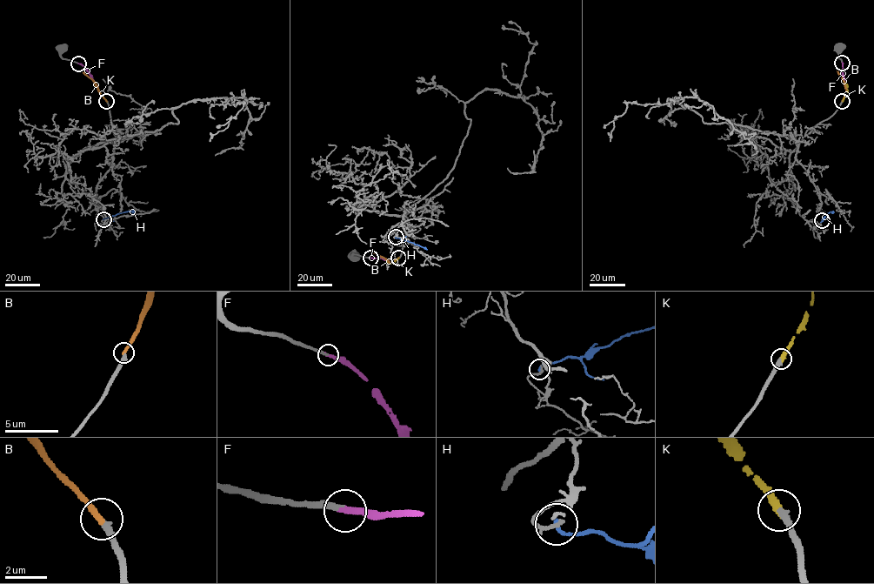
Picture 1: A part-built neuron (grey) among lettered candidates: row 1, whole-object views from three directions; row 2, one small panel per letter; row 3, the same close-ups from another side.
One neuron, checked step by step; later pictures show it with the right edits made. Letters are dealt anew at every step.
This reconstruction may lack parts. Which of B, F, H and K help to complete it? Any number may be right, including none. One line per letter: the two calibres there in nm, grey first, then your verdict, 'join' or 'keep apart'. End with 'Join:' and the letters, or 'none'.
B: 320/300 nm | keep apart
F: 280/360 nm | join
H: 200/180 nm | keep apart
K: 340/360 nm | join
Join: F, K

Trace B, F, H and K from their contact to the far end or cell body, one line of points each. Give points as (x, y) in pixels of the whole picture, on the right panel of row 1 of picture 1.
B: (842, 100), (846, 90), (844, 82), (837, 70)
F: (842, 63), (844, 81)
H: (821, 220), (827, 213), (834, 212)
K: (842, 101), (847, 91), (846, 83)

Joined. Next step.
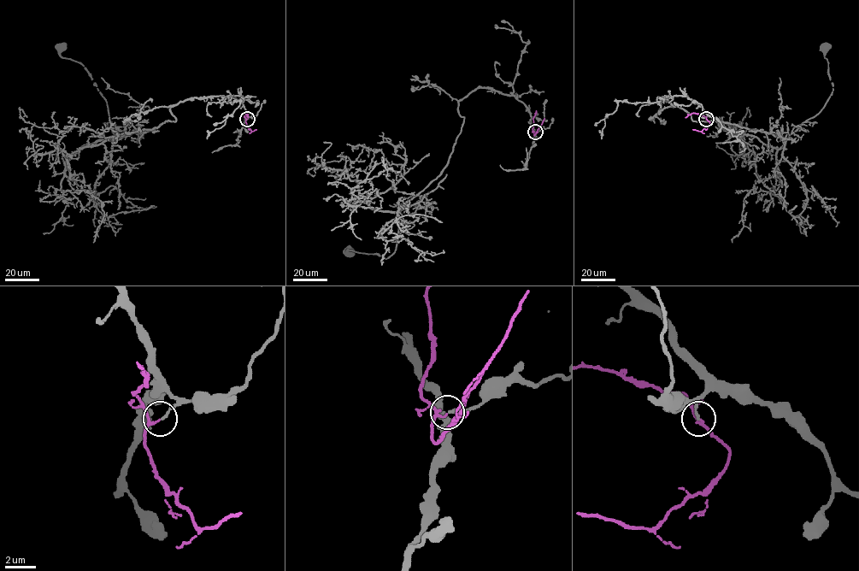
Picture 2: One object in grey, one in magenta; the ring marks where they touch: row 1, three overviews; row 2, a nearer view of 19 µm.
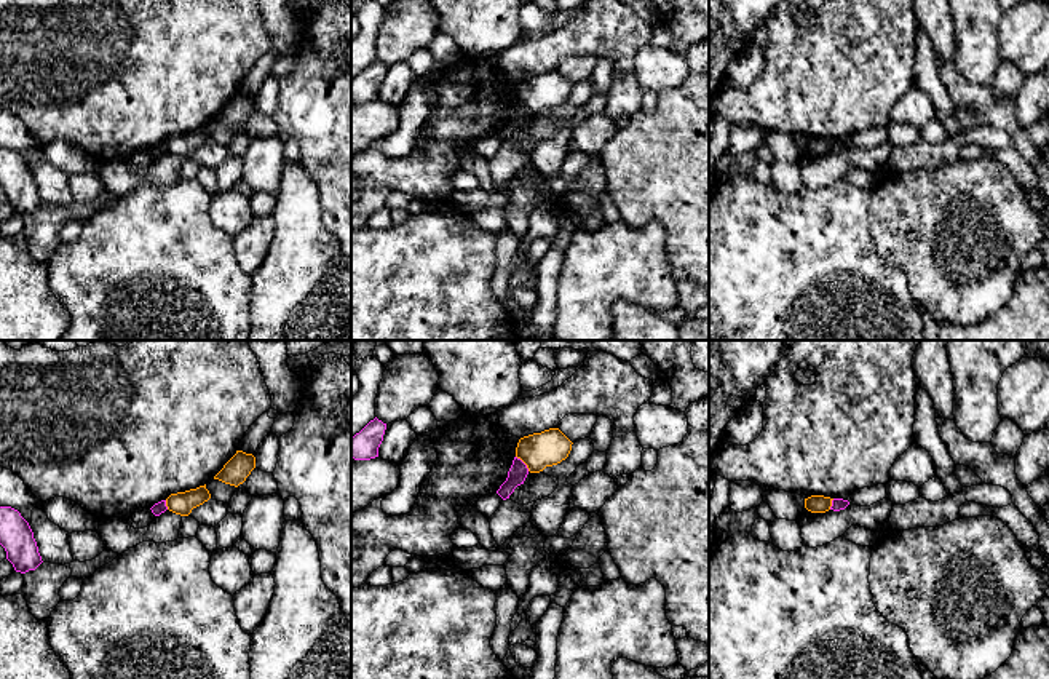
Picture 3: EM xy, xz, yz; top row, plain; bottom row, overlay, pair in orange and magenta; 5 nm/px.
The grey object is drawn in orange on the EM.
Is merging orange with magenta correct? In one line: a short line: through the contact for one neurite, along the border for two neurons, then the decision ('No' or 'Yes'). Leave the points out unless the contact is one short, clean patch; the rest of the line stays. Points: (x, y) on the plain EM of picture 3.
Line: xz (516, 98), (529, 112). No

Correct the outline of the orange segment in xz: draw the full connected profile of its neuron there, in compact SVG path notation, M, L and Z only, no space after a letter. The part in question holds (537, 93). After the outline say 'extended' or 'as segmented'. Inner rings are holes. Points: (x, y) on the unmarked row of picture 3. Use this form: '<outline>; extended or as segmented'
M549 70L519 81L516 99L521 101L530 115L540 115L565 102L572 93L572 83L559 72Z; as segmented

